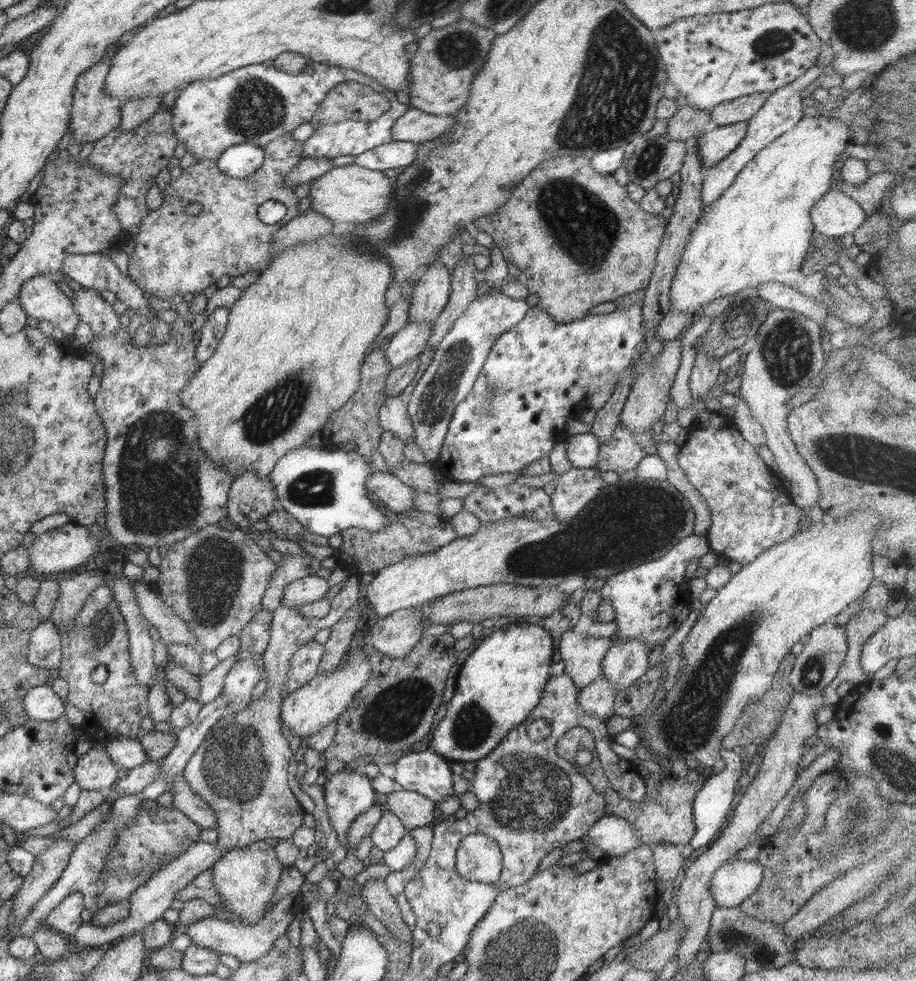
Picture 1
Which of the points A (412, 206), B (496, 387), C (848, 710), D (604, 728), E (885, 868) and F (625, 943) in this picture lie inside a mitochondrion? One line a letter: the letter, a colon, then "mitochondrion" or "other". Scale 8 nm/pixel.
A: mitochondrion
B: mitochondrion
C: other
D: other
E: other
F: other

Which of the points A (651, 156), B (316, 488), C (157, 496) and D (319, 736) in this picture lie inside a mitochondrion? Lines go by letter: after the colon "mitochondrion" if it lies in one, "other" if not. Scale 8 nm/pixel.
A: mitochondrion
B: mitochondrion
C: mitochondrion
D: other

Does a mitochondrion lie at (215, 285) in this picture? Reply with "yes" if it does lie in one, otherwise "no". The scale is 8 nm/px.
no

